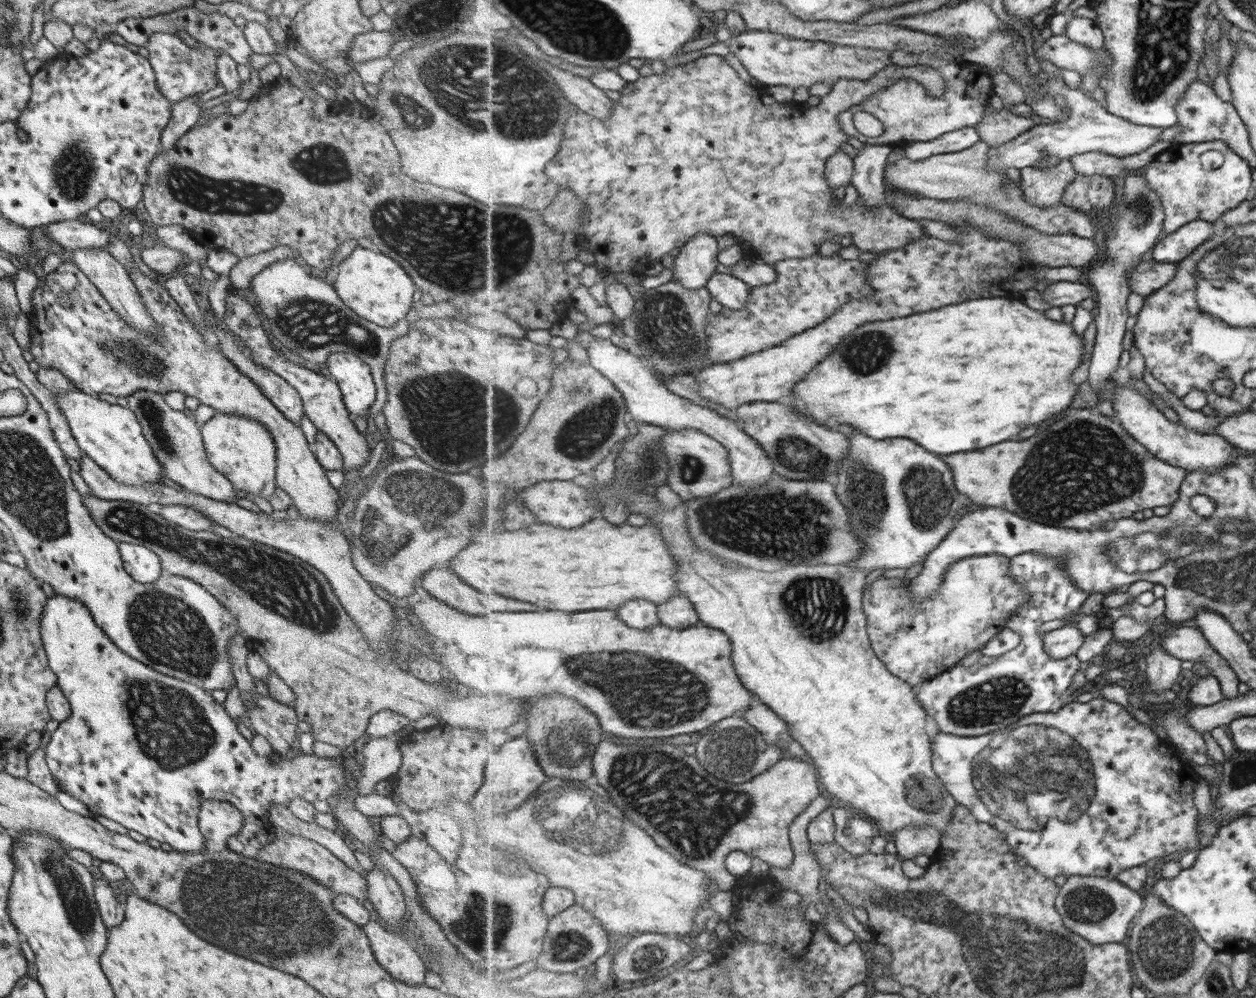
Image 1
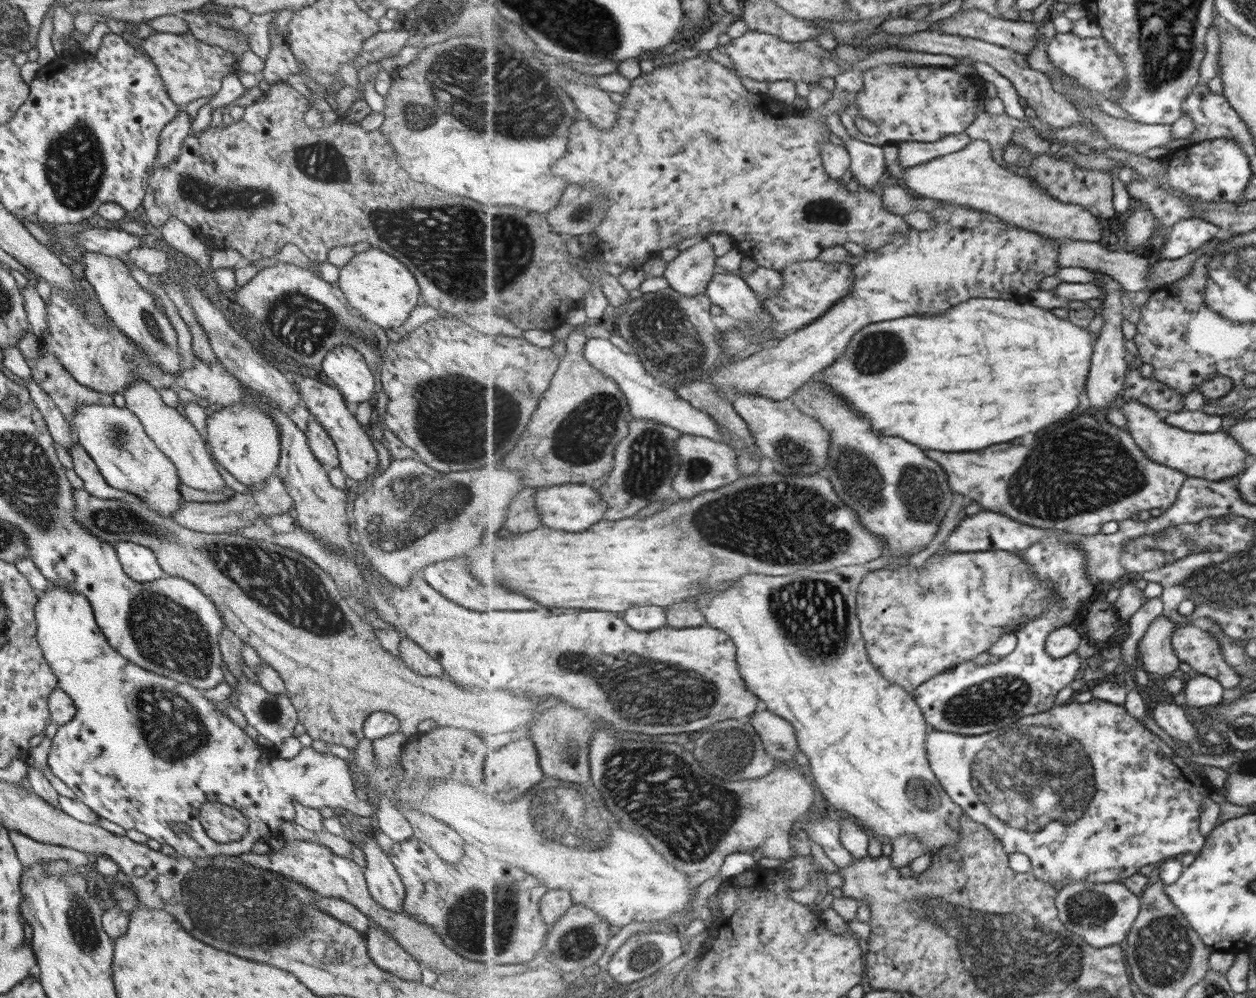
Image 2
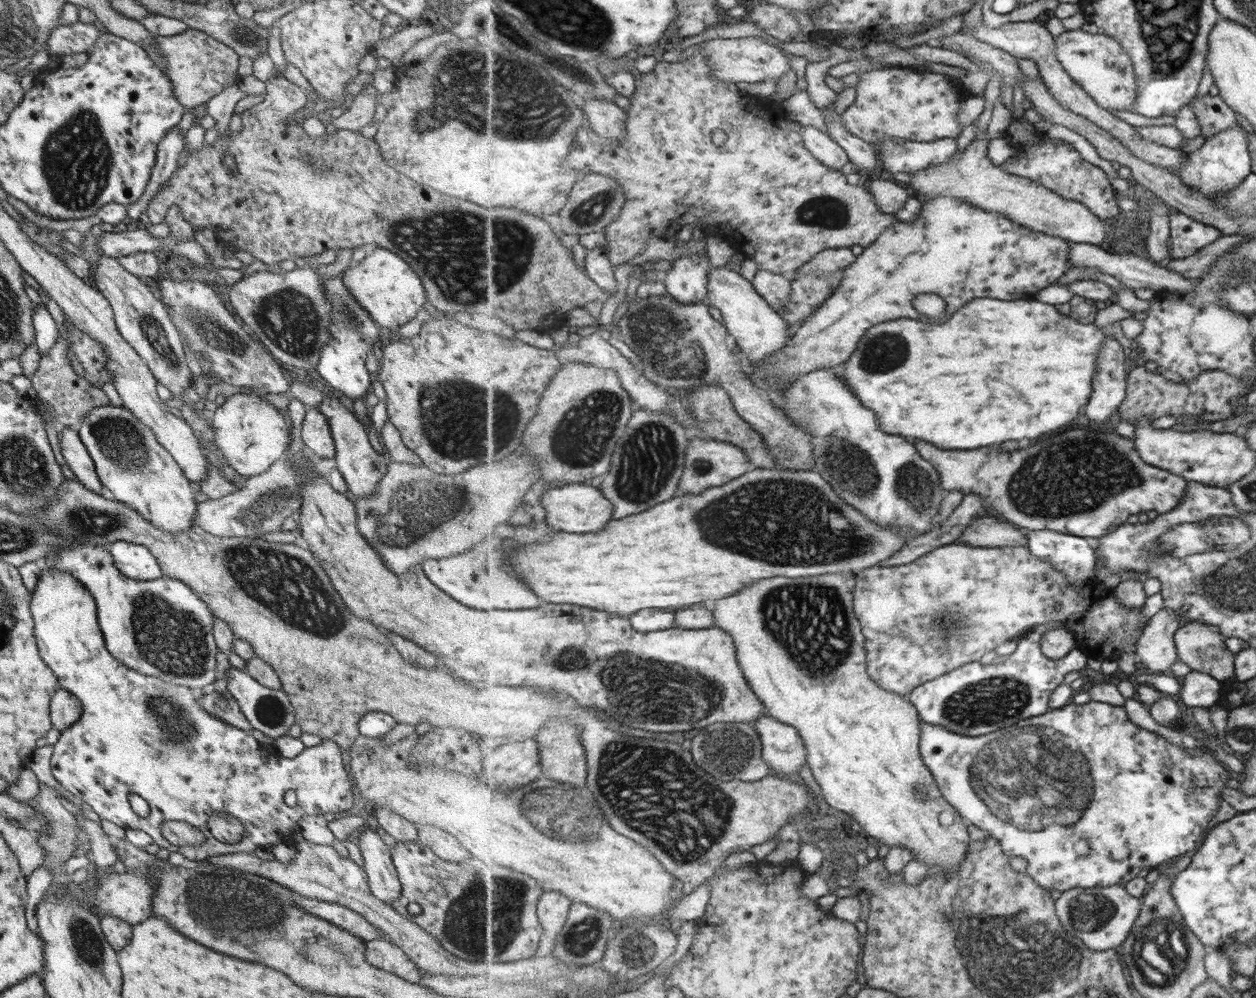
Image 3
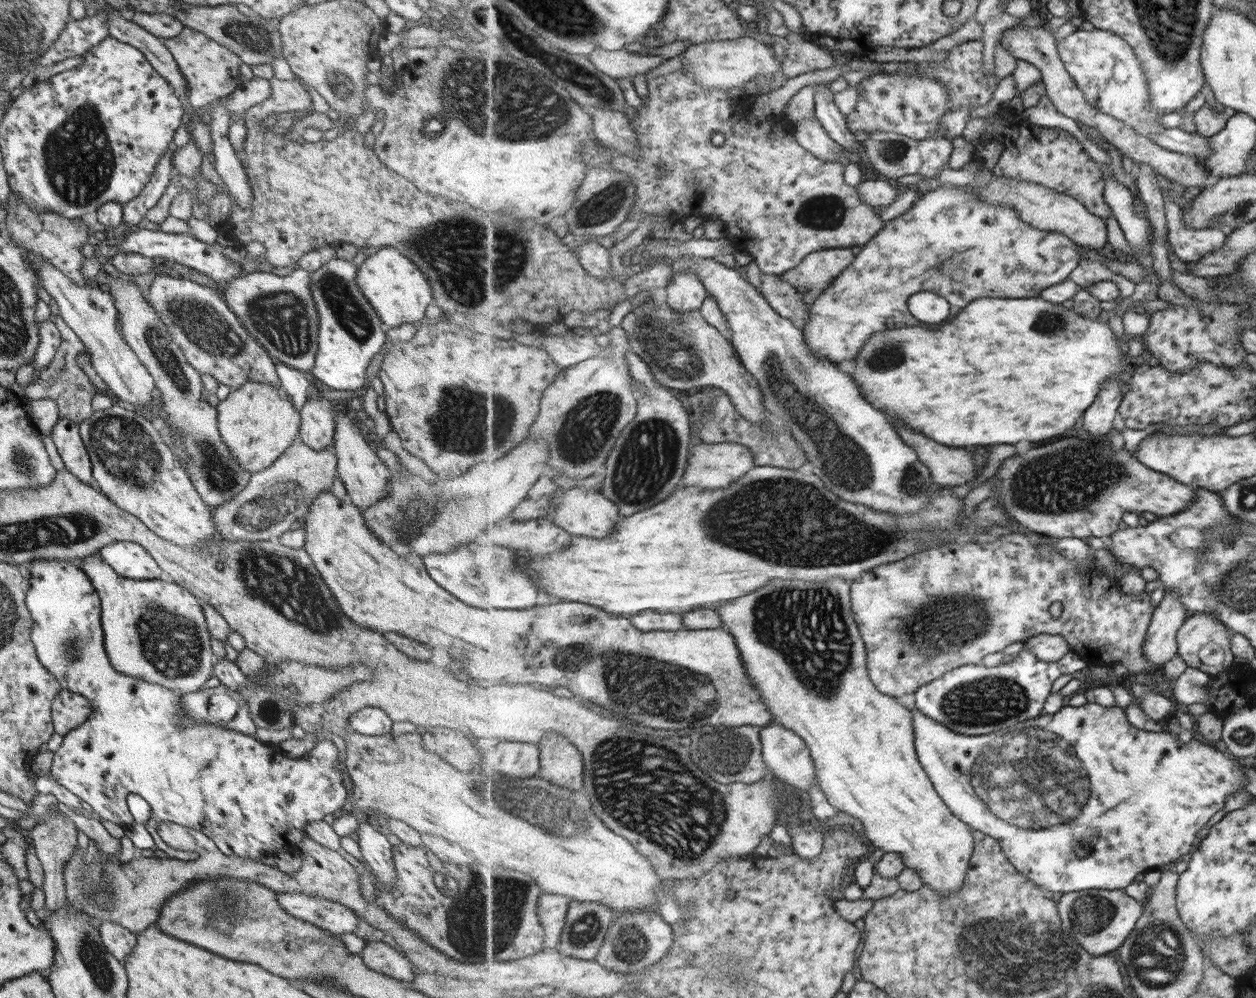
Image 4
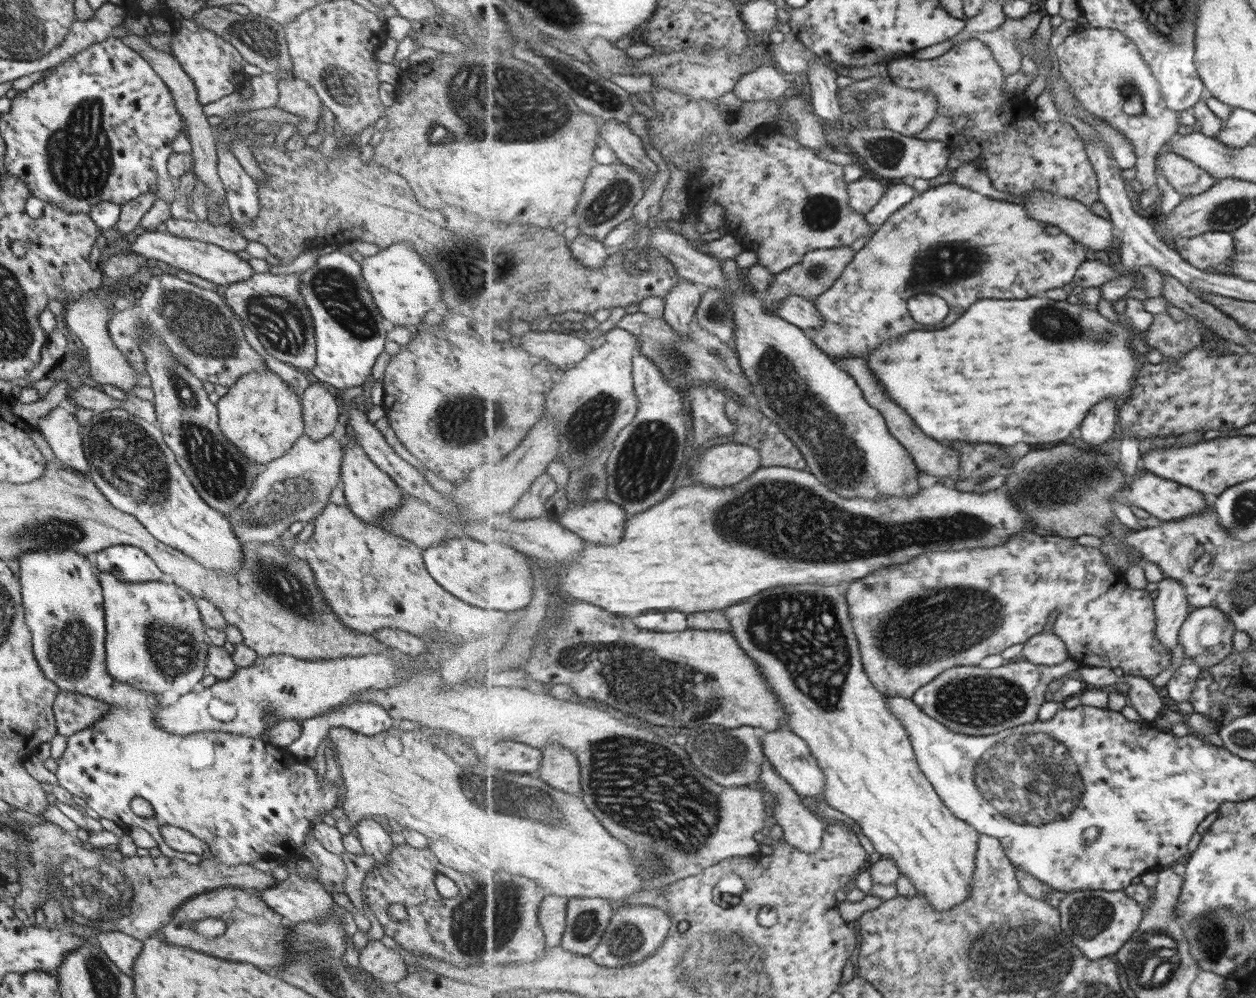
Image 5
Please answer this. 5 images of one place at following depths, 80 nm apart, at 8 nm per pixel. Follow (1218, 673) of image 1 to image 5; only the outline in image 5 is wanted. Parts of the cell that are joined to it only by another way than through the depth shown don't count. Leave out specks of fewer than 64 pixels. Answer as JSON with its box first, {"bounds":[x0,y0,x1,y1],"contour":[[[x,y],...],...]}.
{"bounds":[1178,607,1235,669],"contour":[[[1215,607],[1191,608],[1178,632],[1178,643],[1183,647],[1185,658],[1193,661],[1200,669],[1212,667],[1231,652],[1231,636],[1235,627]]]}

